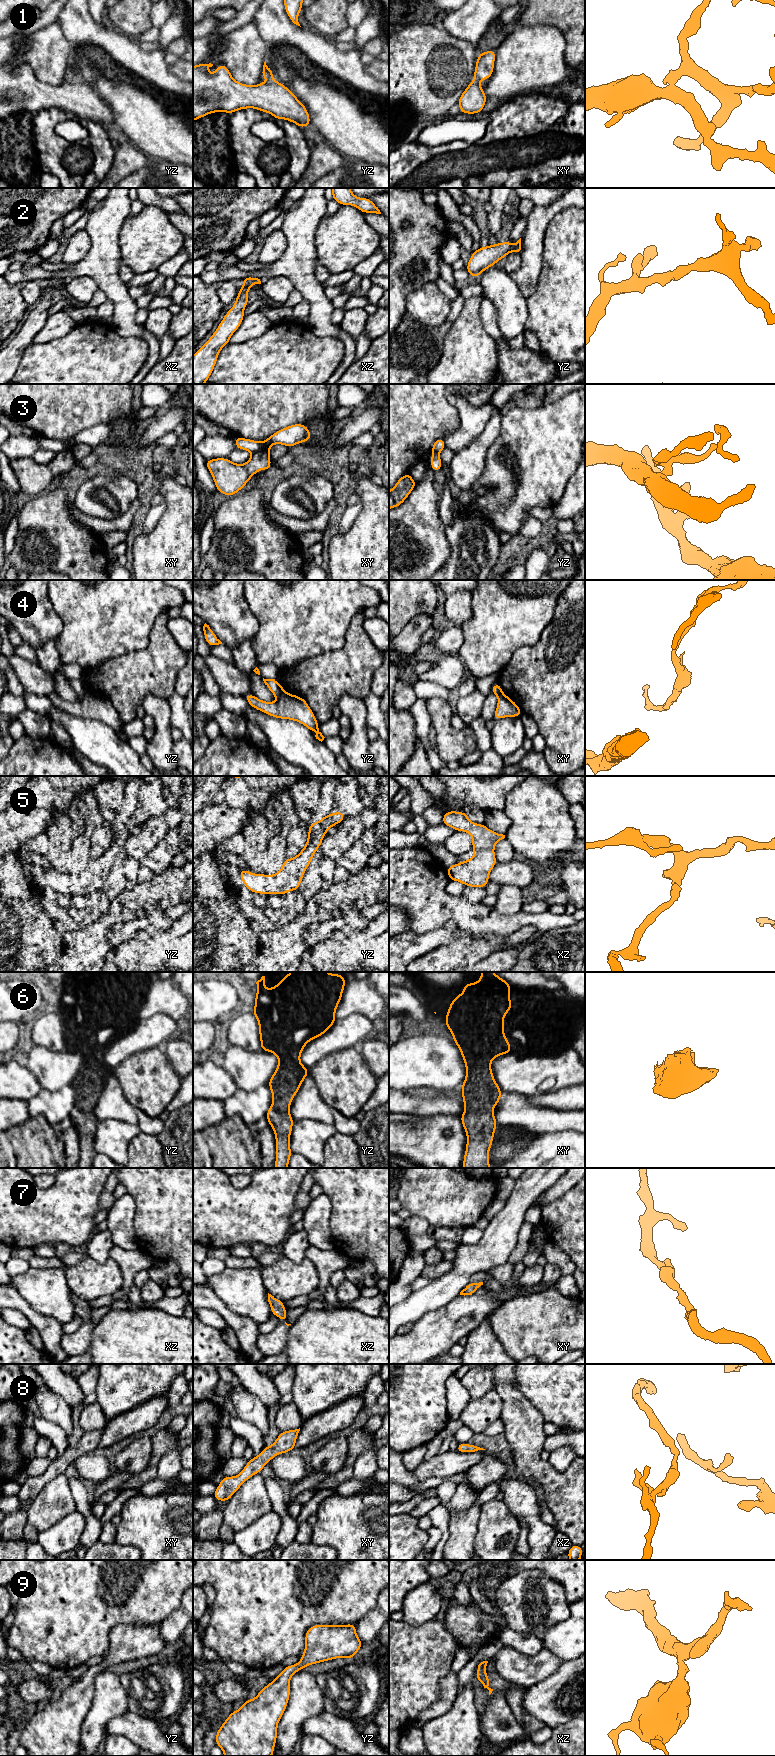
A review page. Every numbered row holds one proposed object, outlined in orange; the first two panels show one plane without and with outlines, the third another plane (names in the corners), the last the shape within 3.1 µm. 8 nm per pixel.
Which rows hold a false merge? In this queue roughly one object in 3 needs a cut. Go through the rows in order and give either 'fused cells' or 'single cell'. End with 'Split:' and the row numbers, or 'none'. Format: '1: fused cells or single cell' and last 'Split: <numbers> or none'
1: single cell
2: single cell
3: fused cells
4: fused cells
5: single cell
6: single cell
7: single cell
8: single cell
9: single cell
Split: 3, 4

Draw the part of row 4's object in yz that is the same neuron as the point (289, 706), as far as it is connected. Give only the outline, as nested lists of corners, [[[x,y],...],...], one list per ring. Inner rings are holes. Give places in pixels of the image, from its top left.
[[[286,692],[278,697],[277,702],[262,701],[253,694],[246,694],[244,697],[251,707],[272,717],[298,721],[310,731],[316,731],[316,739],[321,742],[324,740],[325,737],[319,731],[319,724],[313,711],[308,706],[305,699]]]

